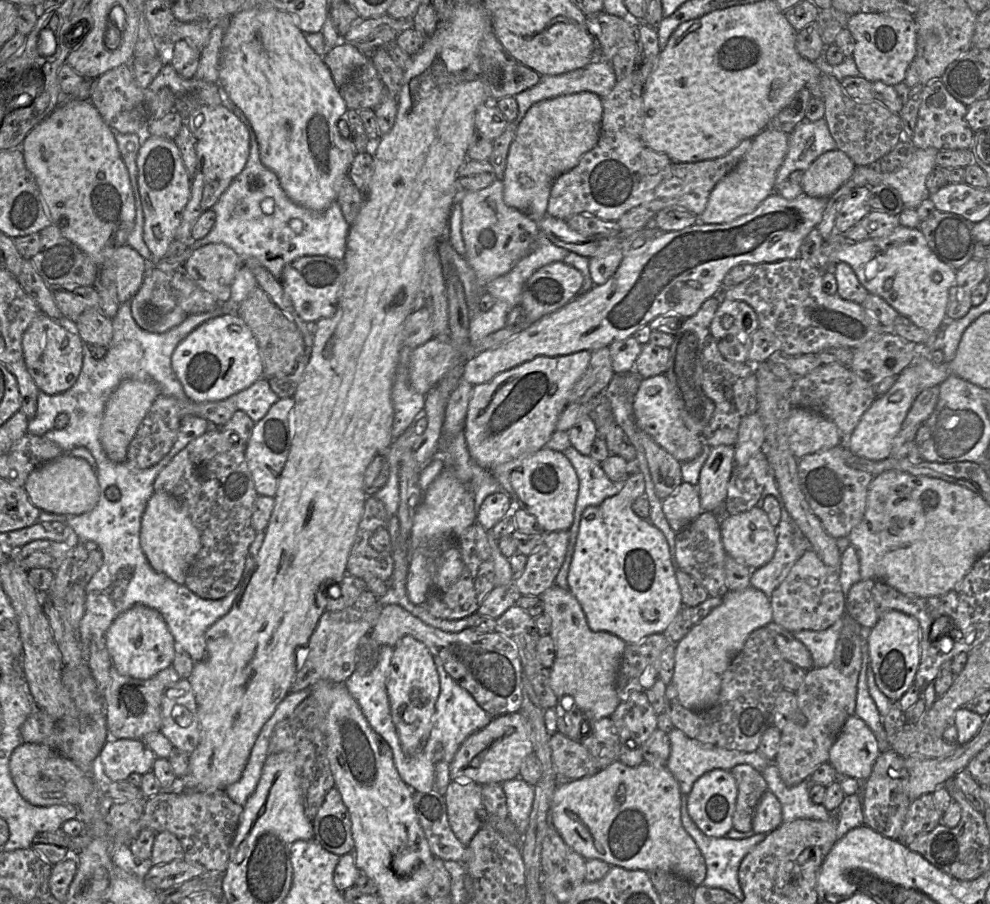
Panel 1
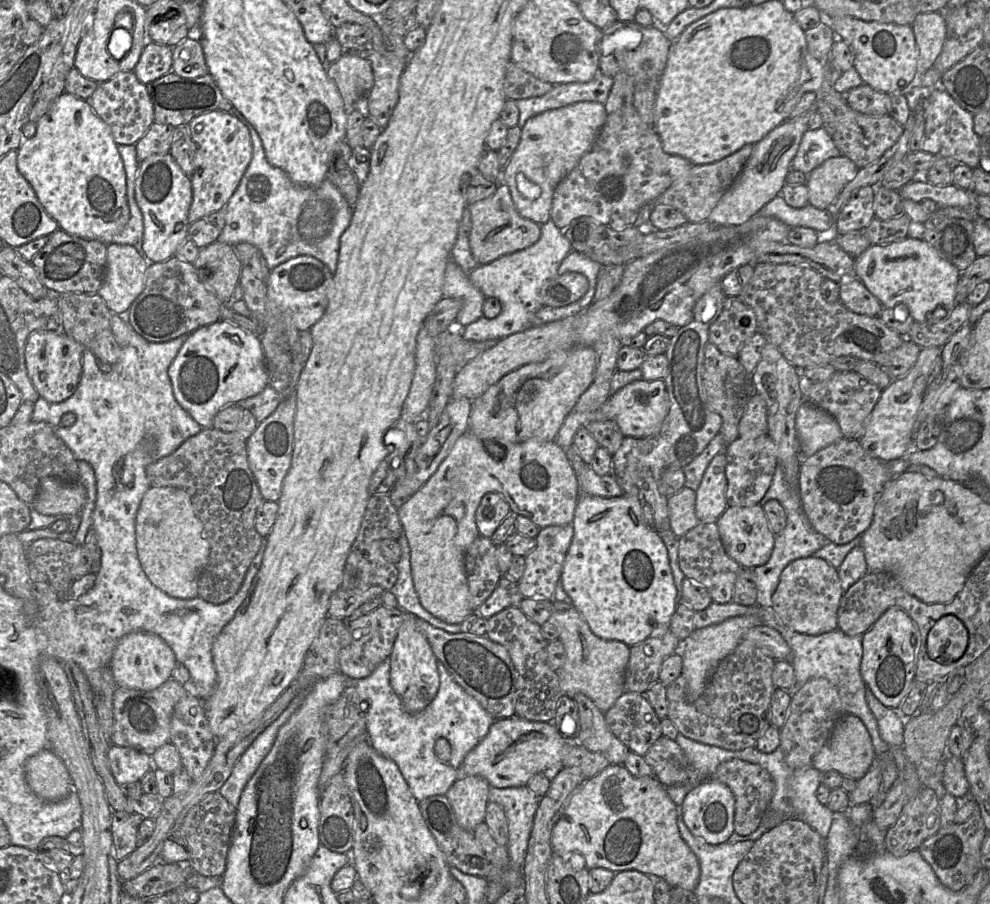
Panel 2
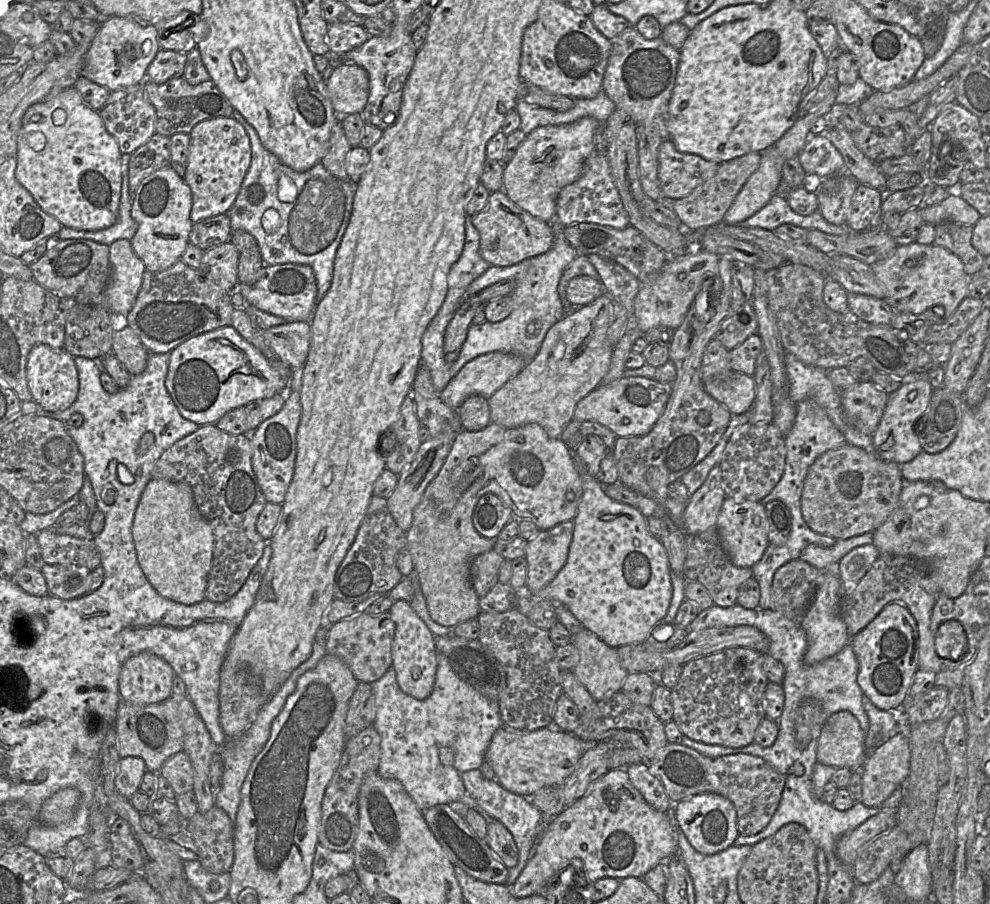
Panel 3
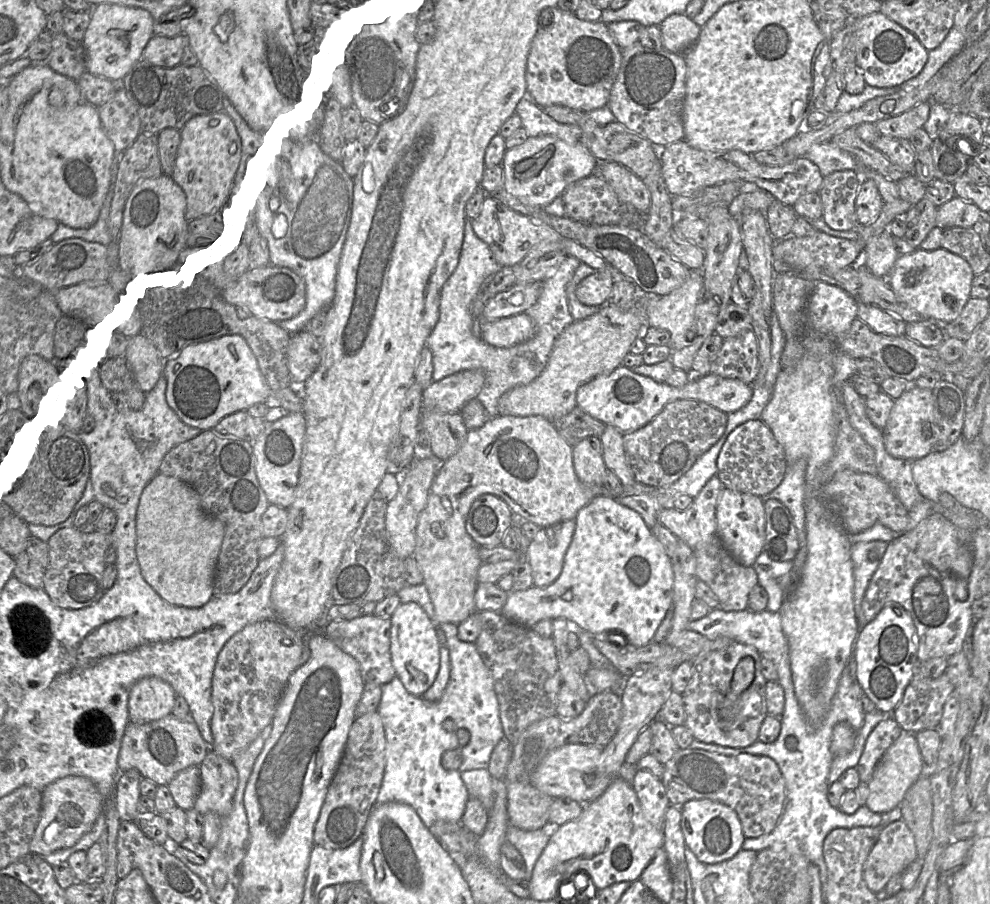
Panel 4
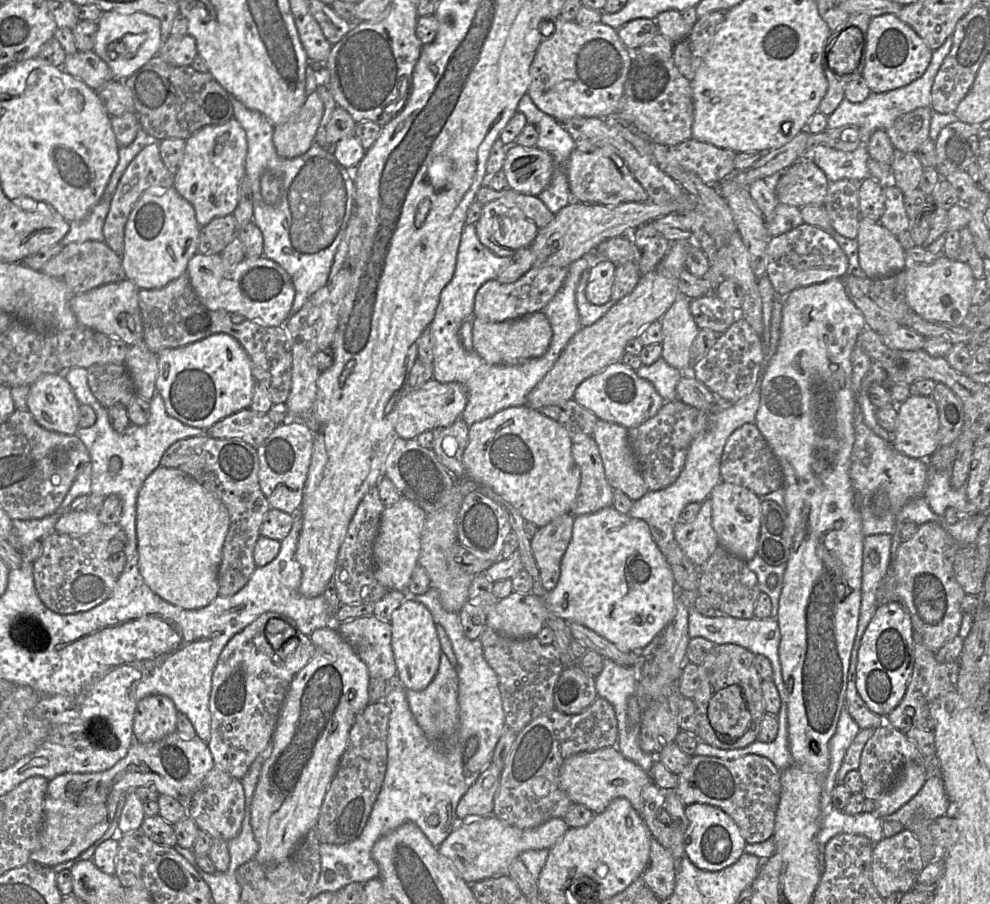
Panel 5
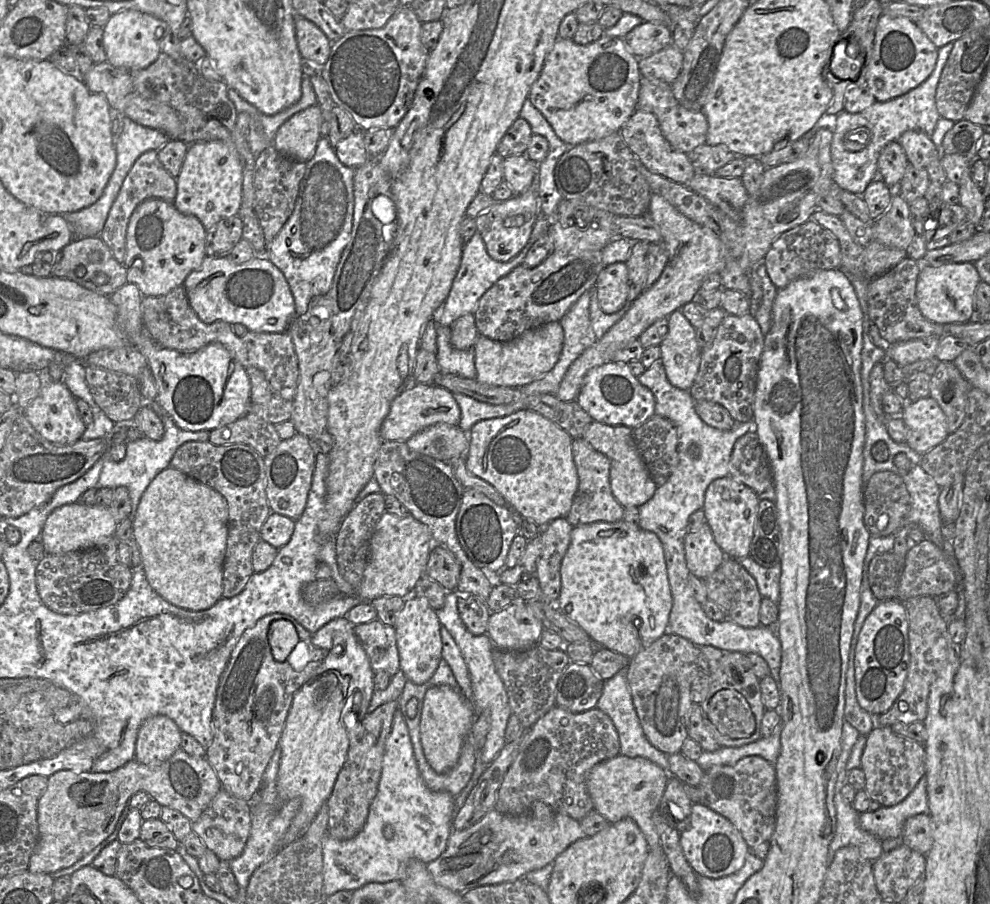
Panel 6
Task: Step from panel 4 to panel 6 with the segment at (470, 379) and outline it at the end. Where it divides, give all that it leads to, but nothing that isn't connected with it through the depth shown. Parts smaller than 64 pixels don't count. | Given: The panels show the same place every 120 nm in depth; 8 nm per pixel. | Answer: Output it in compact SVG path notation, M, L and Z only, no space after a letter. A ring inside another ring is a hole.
M414 383L405 388L391 403L390 411L382 423L380 435L384 442L406 442L421 430L437 424L457 426L460 416L460 407L451 392L434 383Z

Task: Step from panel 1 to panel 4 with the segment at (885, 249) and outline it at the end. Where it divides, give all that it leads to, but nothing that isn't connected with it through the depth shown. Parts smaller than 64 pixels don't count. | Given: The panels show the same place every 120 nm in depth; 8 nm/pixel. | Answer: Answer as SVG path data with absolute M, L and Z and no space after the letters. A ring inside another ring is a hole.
M943 248L933 251L917 249L907 255L900 255L887 281L896 296L909 307L939 322L950 323L957 319L971 297L974 273L968 262Z

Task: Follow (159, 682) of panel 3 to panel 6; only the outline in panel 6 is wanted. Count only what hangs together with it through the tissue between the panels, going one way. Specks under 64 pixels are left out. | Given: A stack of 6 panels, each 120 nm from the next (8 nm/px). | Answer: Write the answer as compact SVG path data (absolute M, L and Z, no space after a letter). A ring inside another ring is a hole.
M155 715L139 727L134 759L153 766L169 759L181 748L181 731L169 717Z

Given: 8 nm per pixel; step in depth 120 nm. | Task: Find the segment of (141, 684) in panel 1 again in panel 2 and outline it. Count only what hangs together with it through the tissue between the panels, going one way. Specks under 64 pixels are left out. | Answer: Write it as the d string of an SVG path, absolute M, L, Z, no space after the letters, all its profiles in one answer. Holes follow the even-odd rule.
M170 678L152 691L136 691L117 687L114 693L114 726L112 744L129 747L149 756L162 745L170 742L170 723L175 705L186 694L184 685Z

